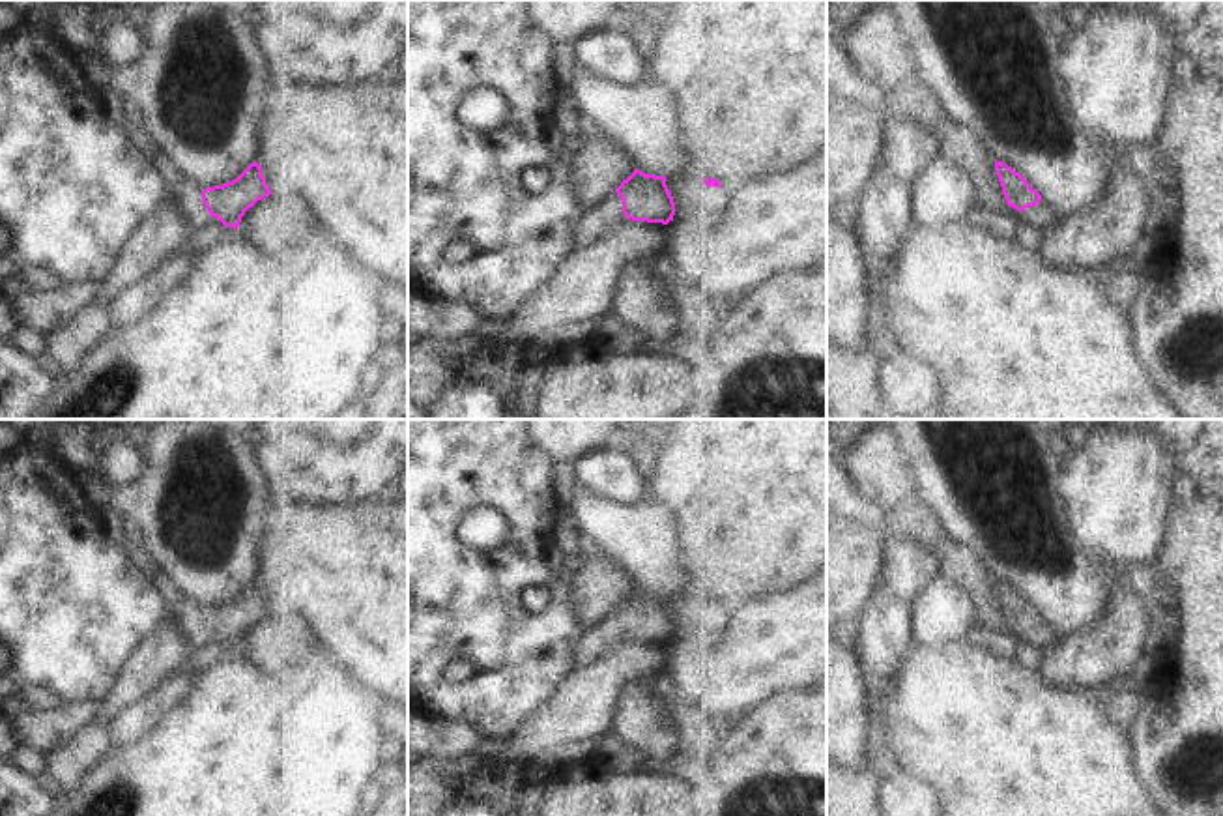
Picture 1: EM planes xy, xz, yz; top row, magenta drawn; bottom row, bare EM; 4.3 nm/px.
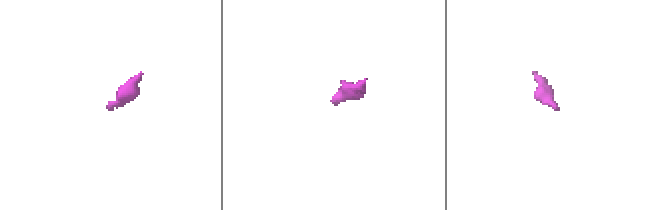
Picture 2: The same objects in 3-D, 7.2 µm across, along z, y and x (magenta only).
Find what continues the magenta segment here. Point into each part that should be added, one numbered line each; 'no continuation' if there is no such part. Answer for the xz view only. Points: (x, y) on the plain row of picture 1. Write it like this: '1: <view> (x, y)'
1: xz (593, 642)

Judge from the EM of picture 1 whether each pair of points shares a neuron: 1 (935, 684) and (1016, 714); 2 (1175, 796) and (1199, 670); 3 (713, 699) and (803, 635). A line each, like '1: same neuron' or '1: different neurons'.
1: same neuron
2: same neuron
3: same neuron

